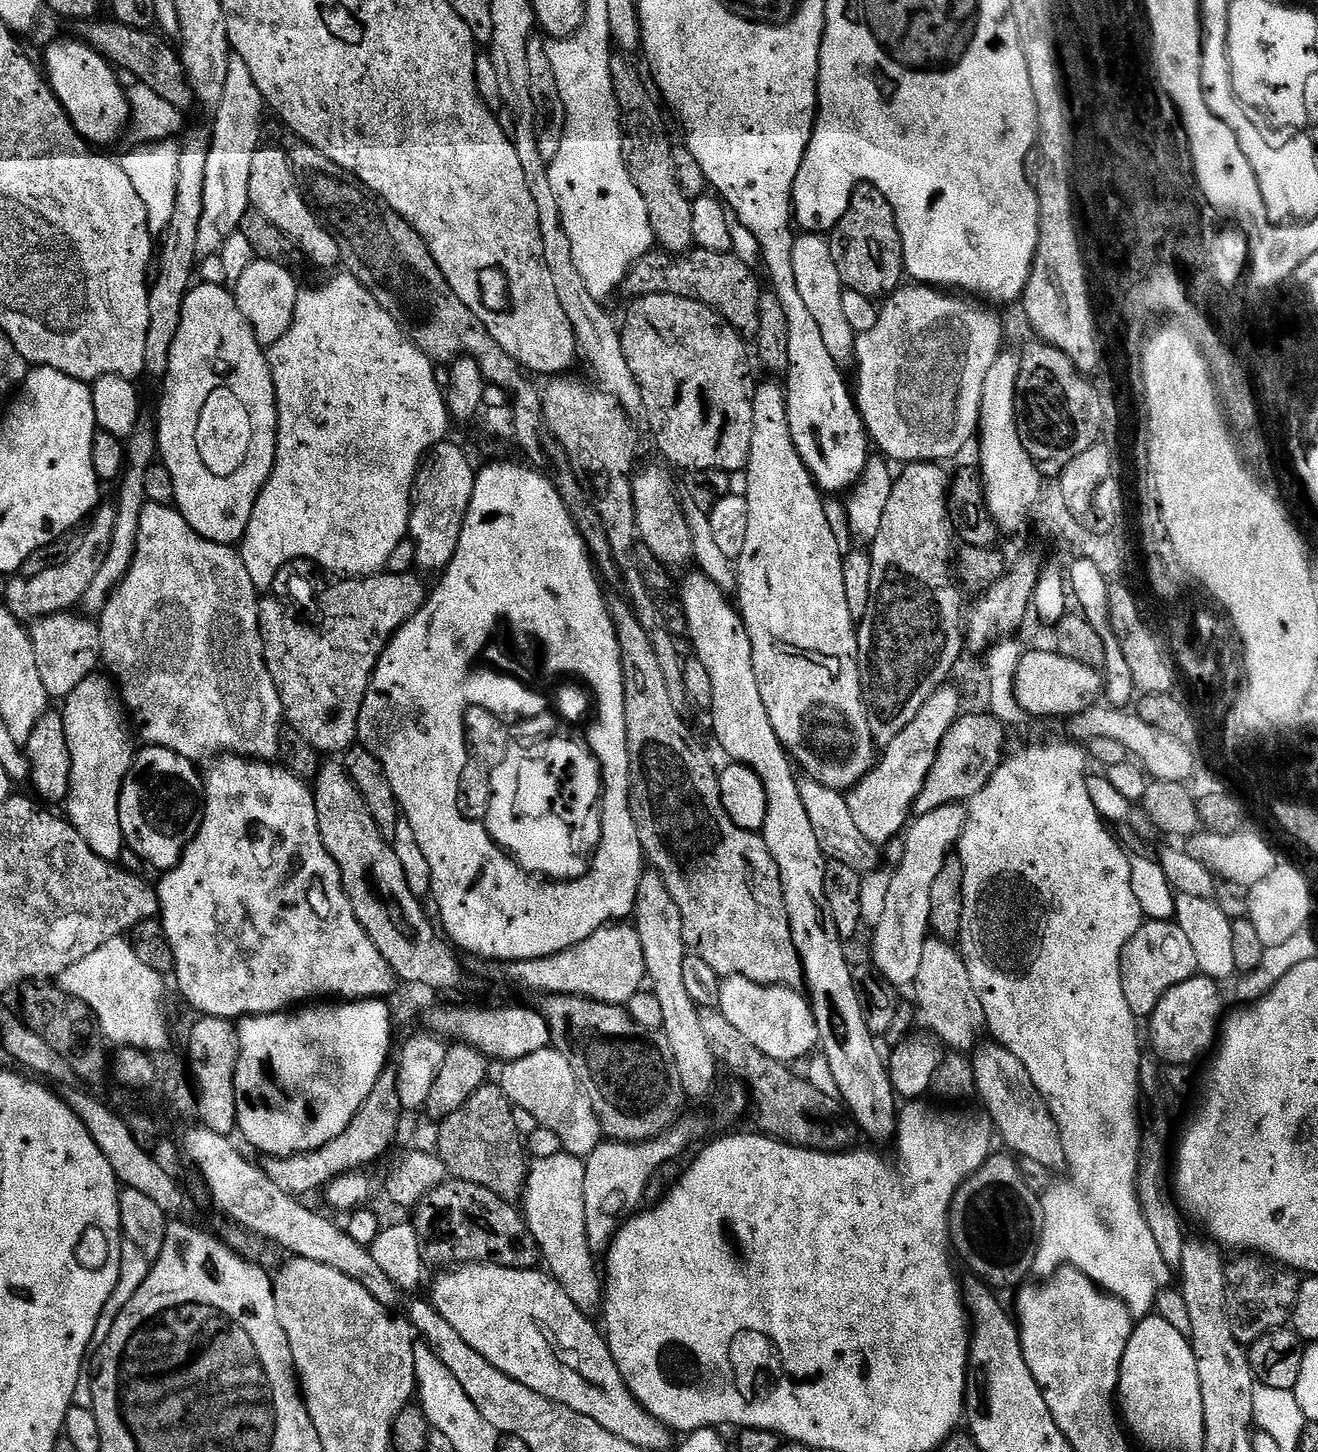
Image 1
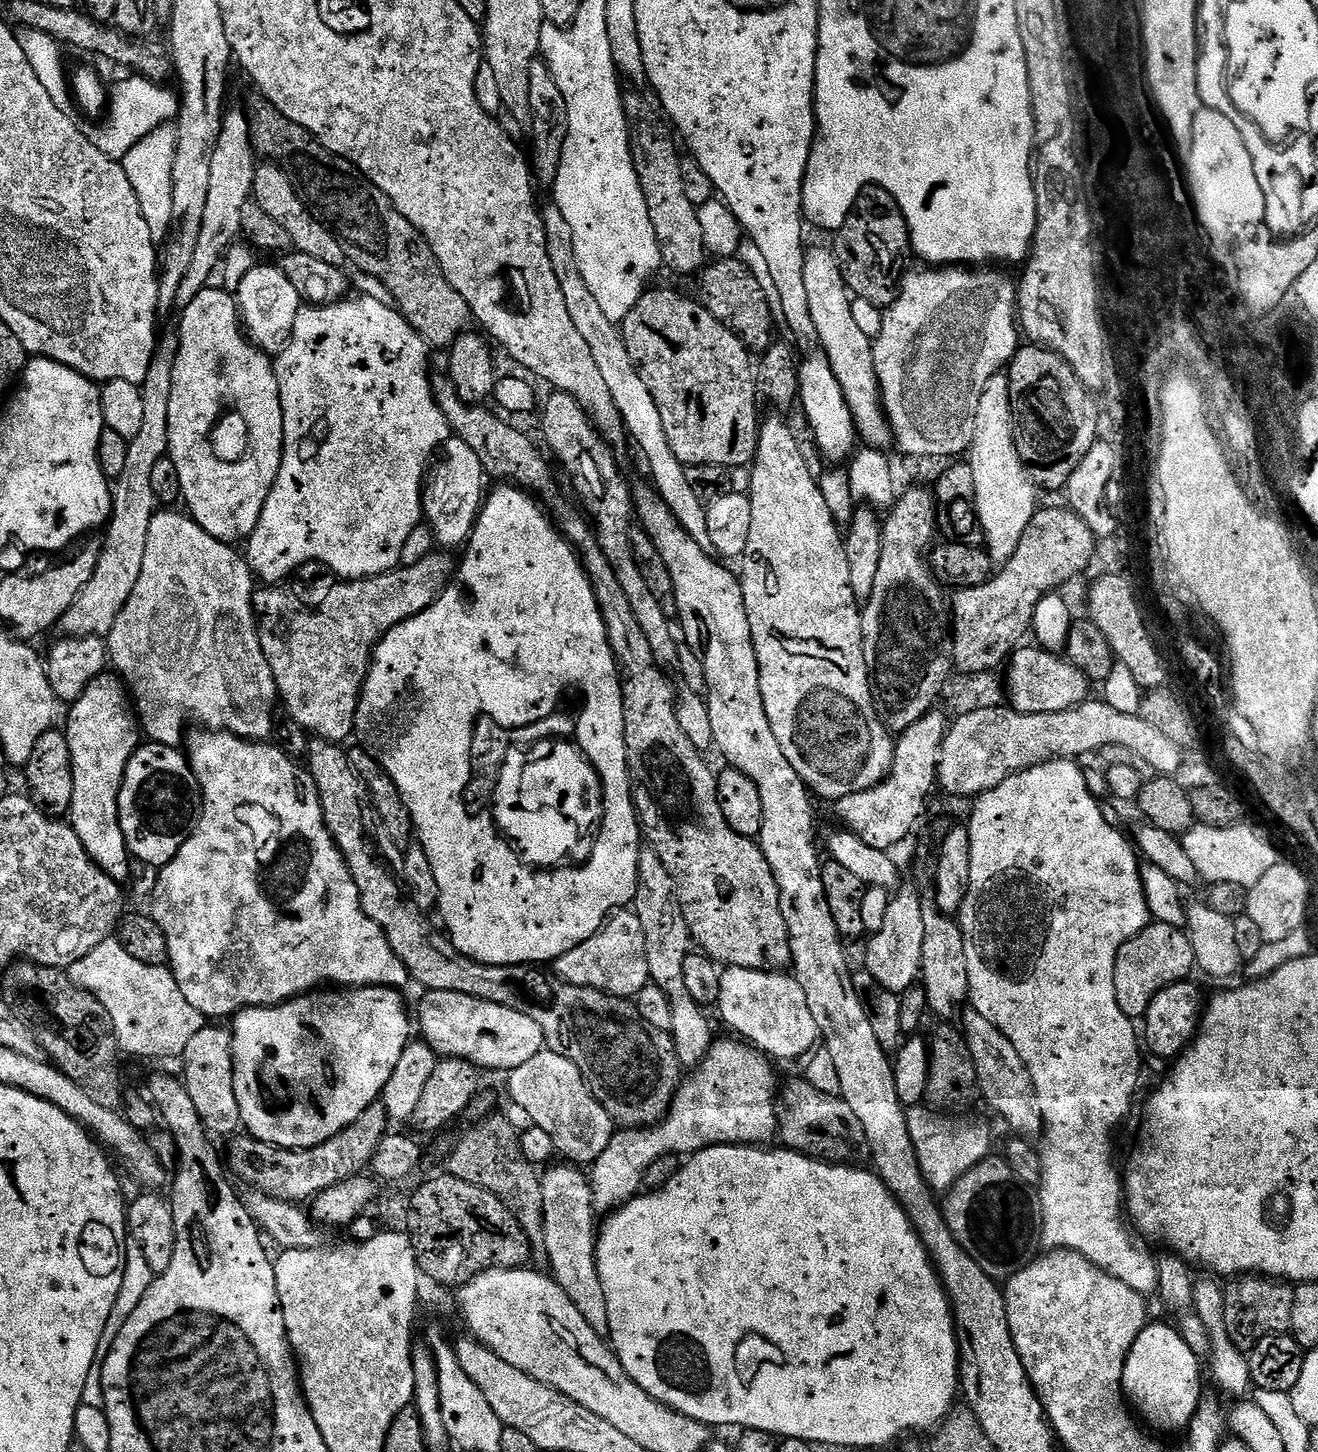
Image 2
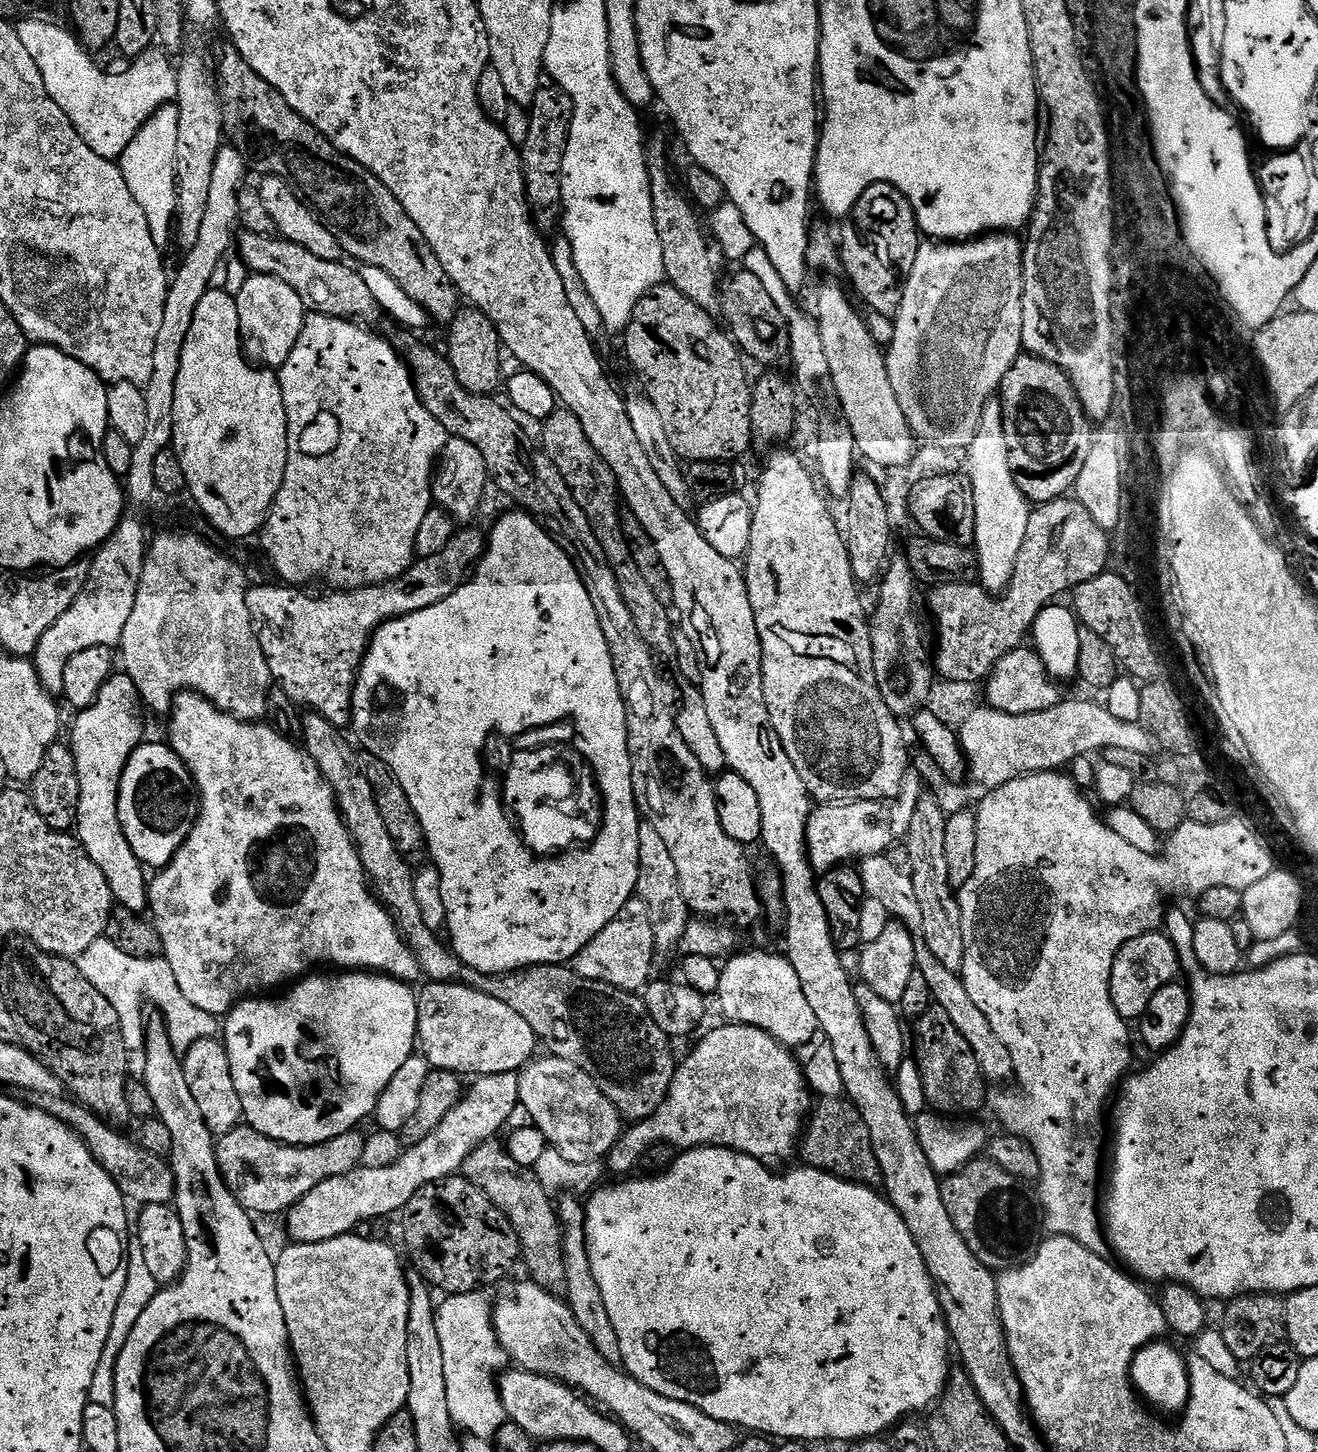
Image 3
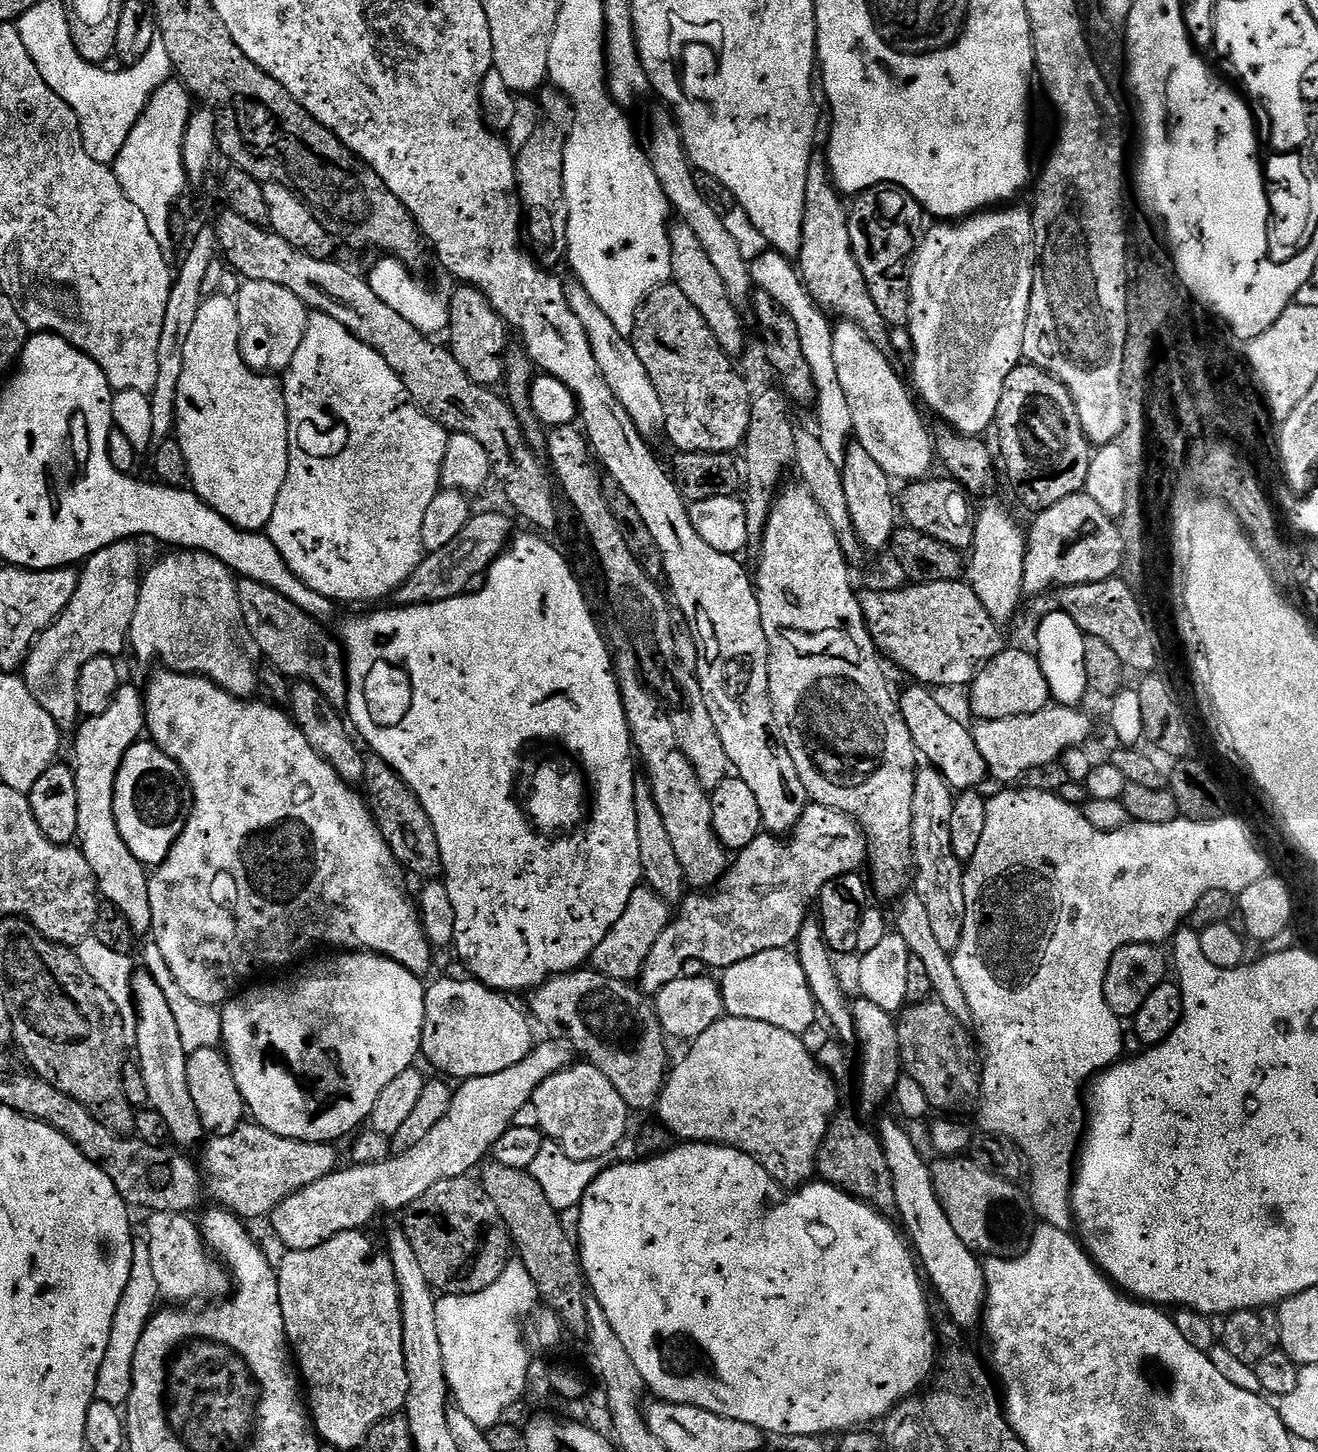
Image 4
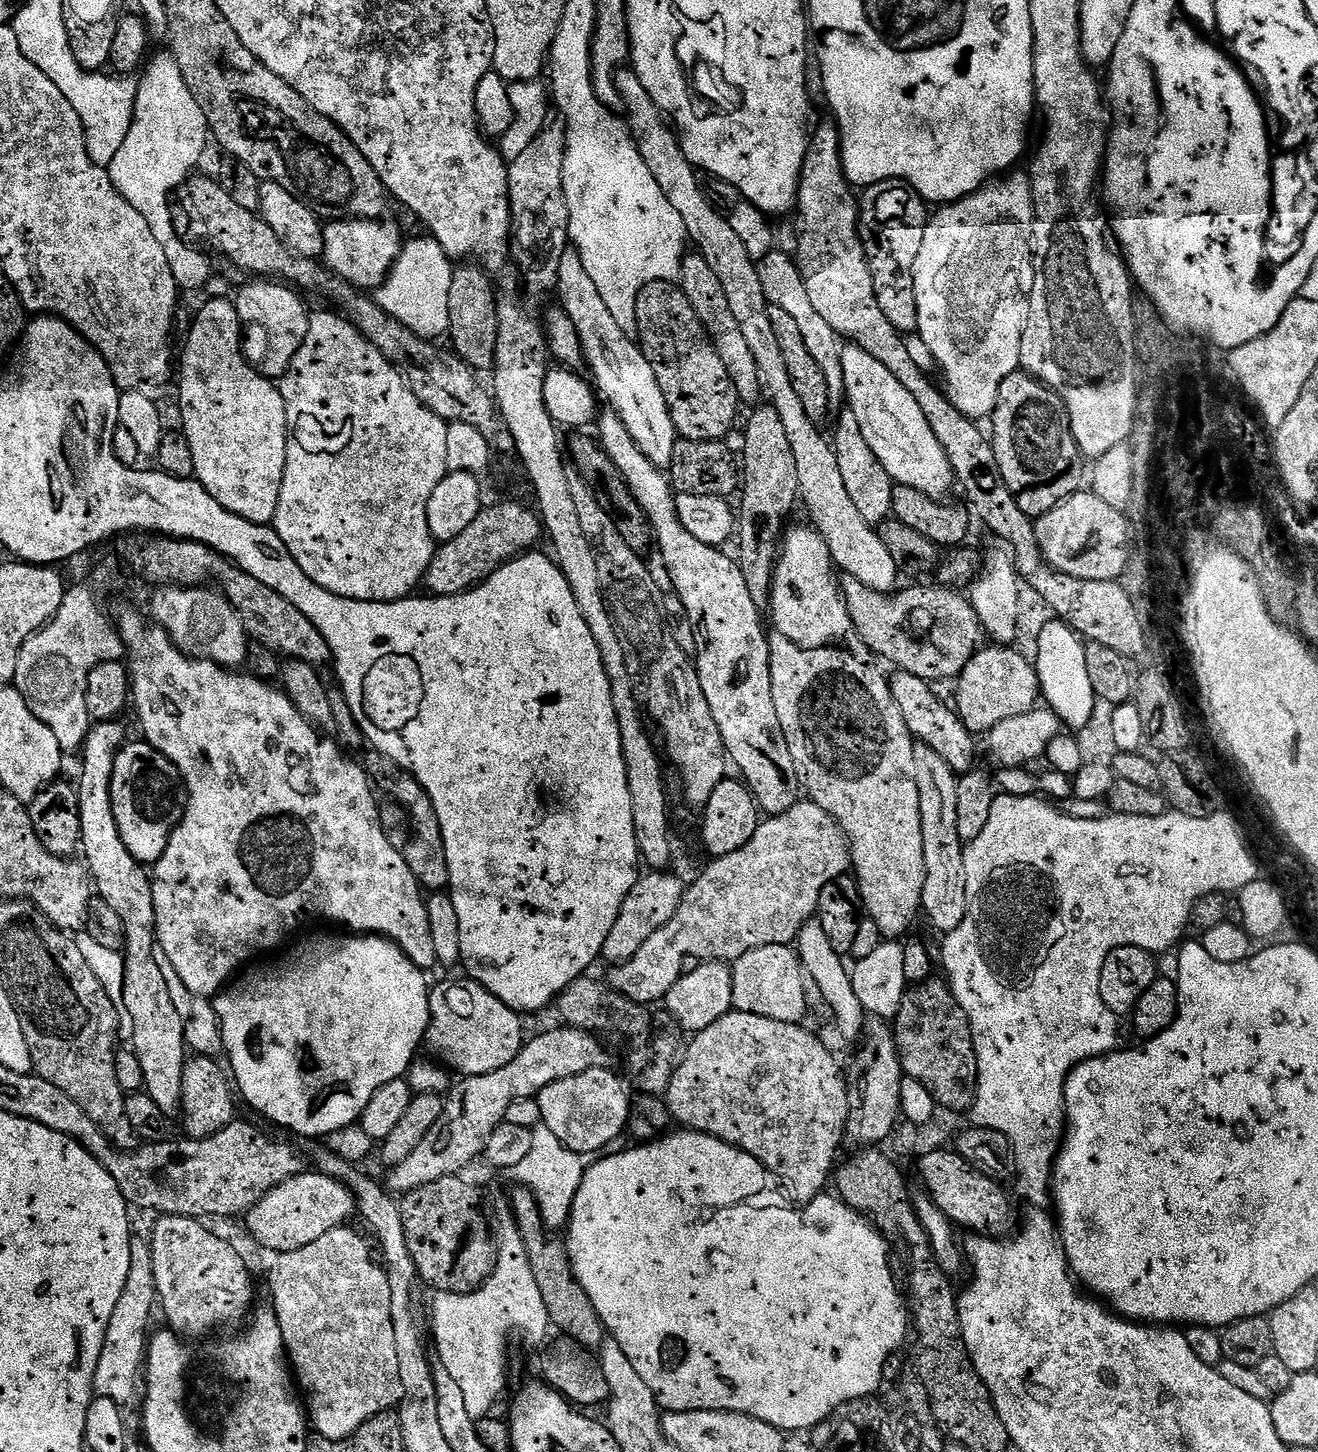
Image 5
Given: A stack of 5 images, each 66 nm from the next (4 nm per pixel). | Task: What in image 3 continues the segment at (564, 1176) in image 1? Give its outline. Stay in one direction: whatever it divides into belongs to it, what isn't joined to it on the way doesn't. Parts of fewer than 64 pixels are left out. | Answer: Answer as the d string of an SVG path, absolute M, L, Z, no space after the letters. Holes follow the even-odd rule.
M568 1194L559 1201L558 1217L562 1229L562 1250L566 1258L566 1303L574 1314L578 1326L586 1330L590 1342L594 1342L594 1350L602 1354L610 1363L619 1365L622 1361L622 1346L618 1346L618 1330L610 1322L610 1313L606 1310L606 1301L602 1298L602 1290L598 1290L598 1281L594 1279L594 1270L590 1270L590 1254L586 1246L586 1230L584 1229L585 1205L580 1204L575 1195Z

